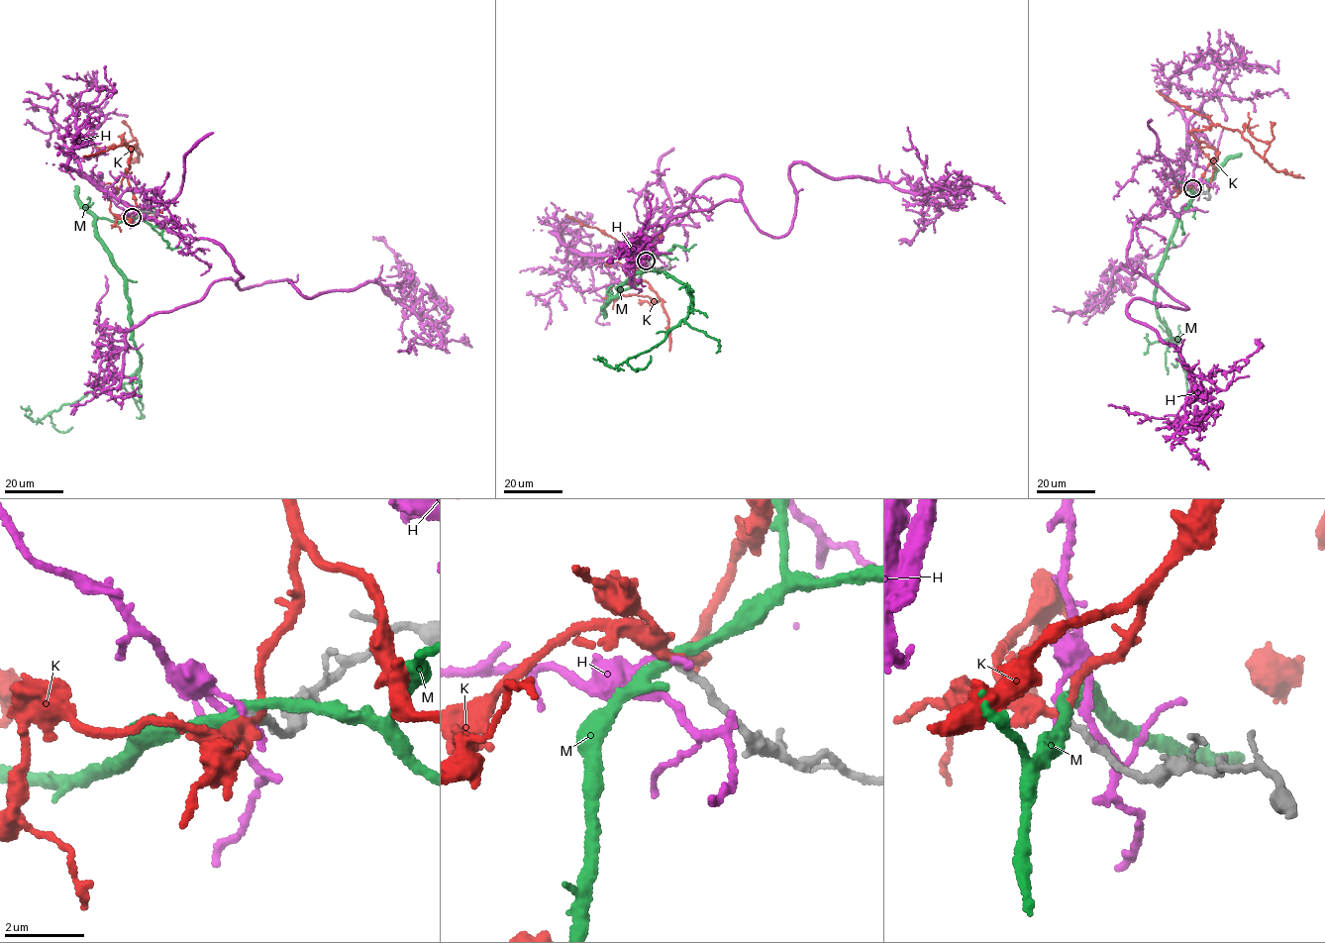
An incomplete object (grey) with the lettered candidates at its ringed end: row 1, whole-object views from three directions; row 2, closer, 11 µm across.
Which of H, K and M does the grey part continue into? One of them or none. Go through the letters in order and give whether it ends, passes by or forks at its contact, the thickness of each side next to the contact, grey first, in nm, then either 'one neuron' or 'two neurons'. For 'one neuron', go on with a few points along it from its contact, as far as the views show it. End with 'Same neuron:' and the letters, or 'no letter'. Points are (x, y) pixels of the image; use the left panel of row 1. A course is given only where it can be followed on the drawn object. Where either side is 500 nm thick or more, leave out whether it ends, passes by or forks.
H: it ends there; 170 nm thick on the grey side, 180 nm on the other; two neurons
K: it passes by; 180 nm thick on the grey side, 240 nm on the other; two neurons
M: it passes by; 170 nm thick on the grey side, 280 nm on the other; two neurons
Same neuron: no letter

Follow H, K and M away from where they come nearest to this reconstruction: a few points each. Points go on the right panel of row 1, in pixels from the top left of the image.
H: (1192, 188), (1191, 133), (1127, 258), (1188, 309), (1127, 310), (1177, 350), (1185, 413), (1108, 405)
K: (1193, 189), (1216, 151), (1192, 131), (1220, 125), (1238, 130), (1264, 156), (1268, 144), (1247, 130), (1248, 112)
M: (1193, 188), (1208, 191), (1209, 182), (1183, 207), (1157, 273), (1157, 313), (1177, 343), (1163, 317)

